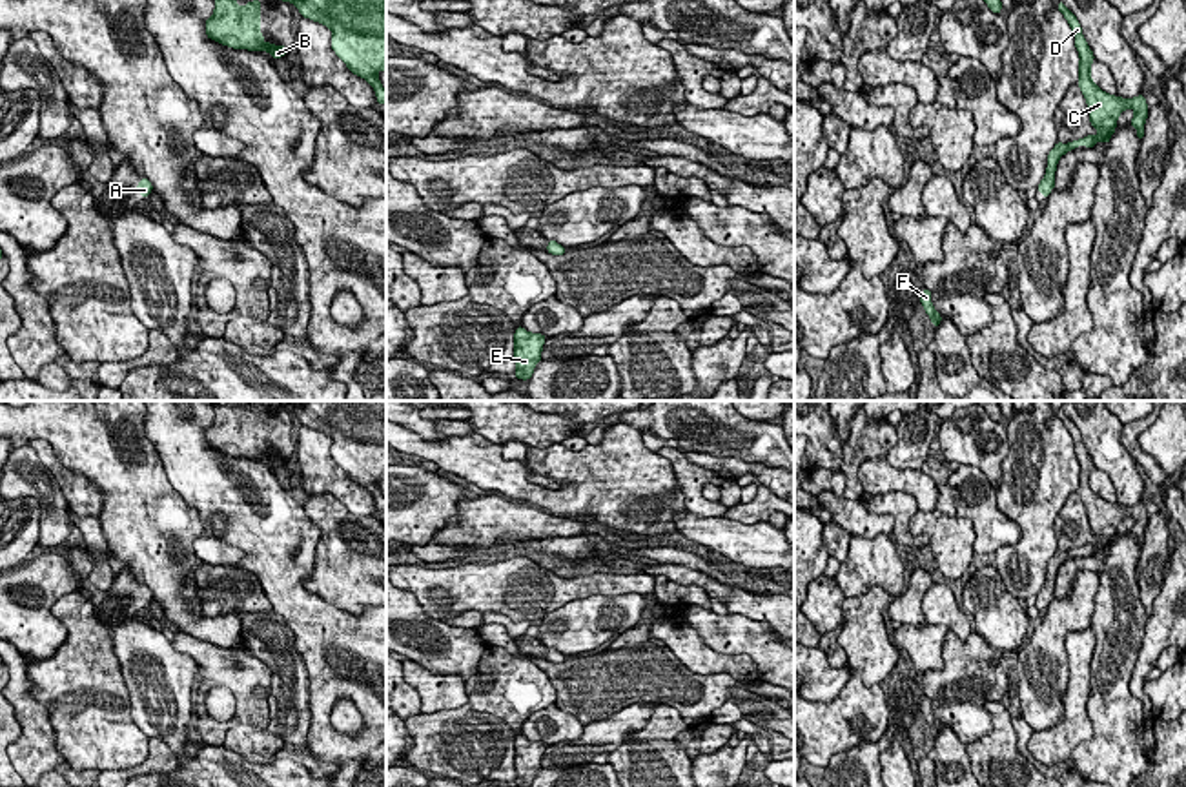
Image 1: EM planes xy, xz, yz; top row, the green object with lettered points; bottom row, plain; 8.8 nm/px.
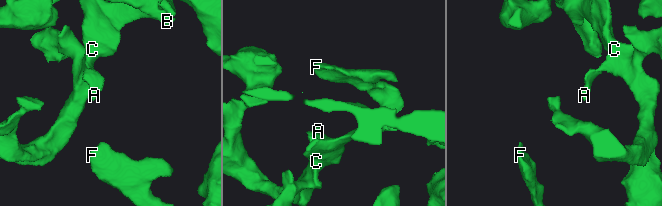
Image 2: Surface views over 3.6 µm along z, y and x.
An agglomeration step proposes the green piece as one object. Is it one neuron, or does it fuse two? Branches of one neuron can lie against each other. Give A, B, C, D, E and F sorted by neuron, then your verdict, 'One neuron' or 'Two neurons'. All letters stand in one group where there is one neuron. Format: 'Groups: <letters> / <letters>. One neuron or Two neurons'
Groups: A B C D E F. One neuron

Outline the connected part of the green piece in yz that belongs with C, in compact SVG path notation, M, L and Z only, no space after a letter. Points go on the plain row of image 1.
M1058 410L1058 419L1064 423L1068 432L1071 434L1071 439L1075 443L1075 455L1079 459L1080 470L1079 470L1079 496L1082 503L1086 505L1088 519L1089 519L1089 530L1093 536L1099 537L1099 541L1088 543L1084 547L1073 548L1069 552L1057 550L1055 556L1048 563L1048 576L1046 583L1037 594L1037 599L1044 603L1044 607L1049 605L1051 598L1055 596L1055 579L1058 567L1066 563L1071 557L1077 557L1079 554L1093 556L1099 548L1109 552L1111 543L1117 536L1117 526L1120 521L1128 516L1135 519L1135 525L1130 526L1131 534L1137 537L1139 548L1144 545L1144 532L1148 526L1148 512L1144 503L1139 503L1135 506L1122 506L1113 505L1102 499L1093 488L1091 488L1091 472L1095 468L1093 459L1089 457L1082 435L1077 428L1077 424L1064 414L1064 410Z

